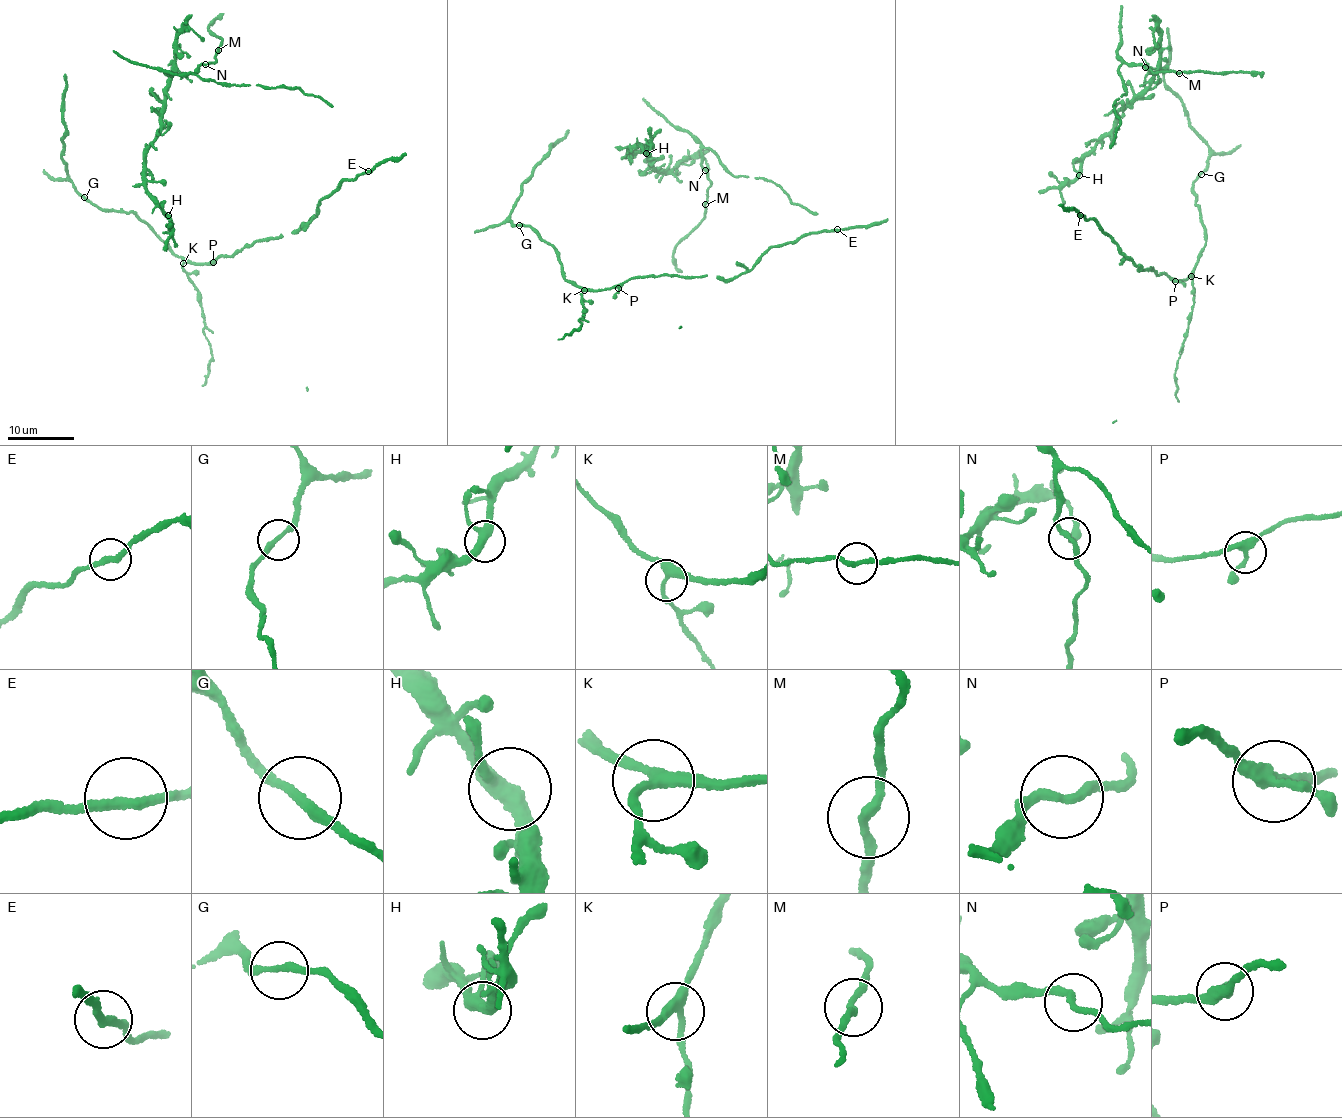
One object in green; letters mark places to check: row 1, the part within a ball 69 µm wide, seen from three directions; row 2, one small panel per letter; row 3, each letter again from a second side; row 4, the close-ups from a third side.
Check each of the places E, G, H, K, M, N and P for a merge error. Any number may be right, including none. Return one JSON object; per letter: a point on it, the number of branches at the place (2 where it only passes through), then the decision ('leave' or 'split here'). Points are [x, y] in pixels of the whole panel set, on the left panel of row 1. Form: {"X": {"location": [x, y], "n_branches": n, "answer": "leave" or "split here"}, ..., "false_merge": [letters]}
{"E": {"location": [368, 171], "n_branches": 2, "answer": "leave"}, "G": {"location": [84, 197], "n_branches": 2, "answer": "leave"}, "H": {"location": [168, 215], "n_branches": 3, "answer": "leave"}, "K": {"location": [183, 263], "n_branches": 3, "answer": "leave"}, "M": {"location": [218, 50], "n_branches": 2, "answer": "leave"}, "N": {"location": [205, 64], "n_branches": 2, "answer": "leave"}, "P": {"location": [213, 262], "n_branches": 3, "answer": "leave"}, "false_merge": []}

